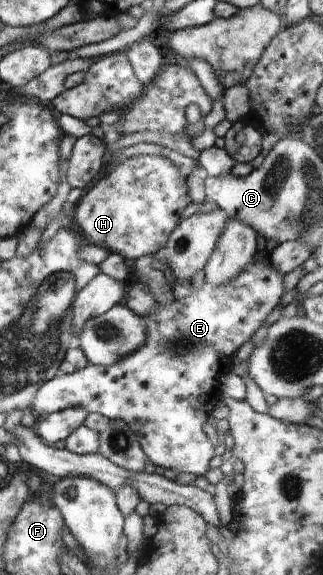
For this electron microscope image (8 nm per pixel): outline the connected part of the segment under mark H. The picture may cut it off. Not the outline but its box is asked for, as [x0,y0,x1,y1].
[73,155,191,260]

